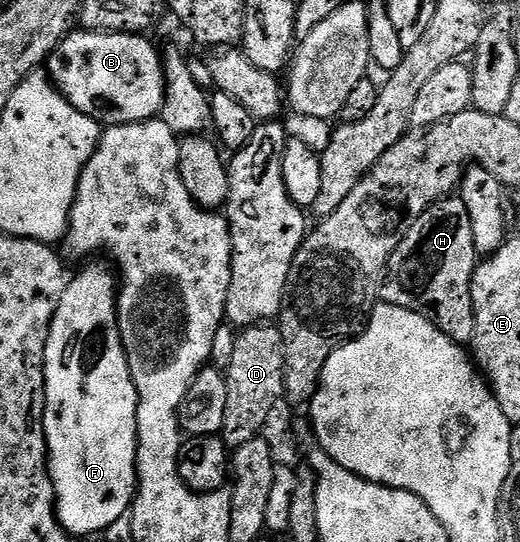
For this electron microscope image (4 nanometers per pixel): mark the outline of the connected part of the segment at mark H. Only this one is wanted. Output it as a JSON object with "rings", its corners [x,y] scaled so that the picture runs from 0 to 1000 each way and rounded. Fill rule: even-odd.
{"rings":[[[863,362],[837,373],[812,399],[800,402],[796,415],[781,428],[781,435],[765,450],[765,458],[758,465],[758,472],[750,472],[746,482],[746,502],[738,509],[738,533],[735,550],[744,563],[763,565],[765,568],[781,568],[788,576],[796,576],[804,583],[812,583],[821,594],[833,594],[867,631],[883,631],[887,635],[906,633],[912,620],[912,561],[908,559],[908,511],[919,489],[919,470],[912,458],[912,421],[904,421],[904,391],[896,384],[896,376],[883,362]]]}

